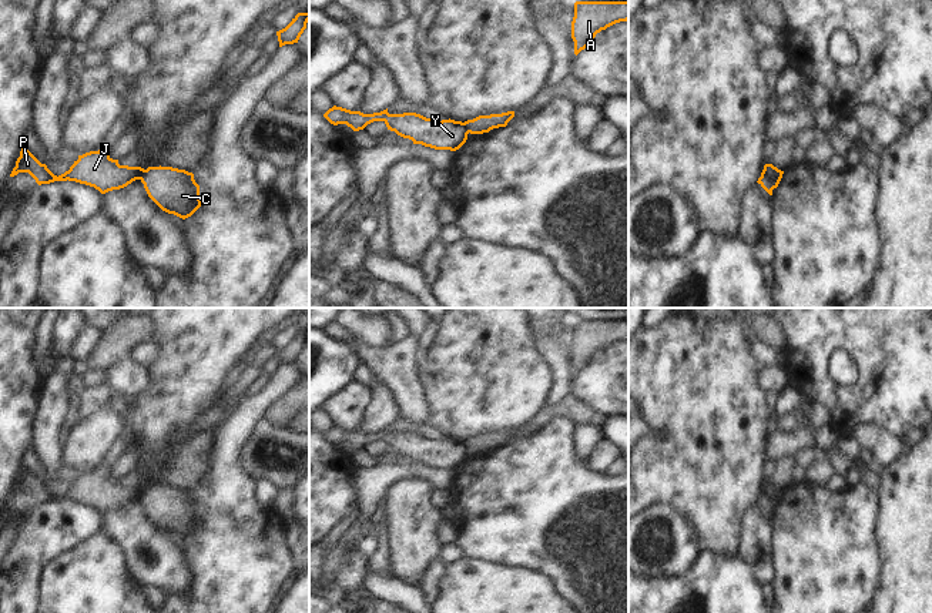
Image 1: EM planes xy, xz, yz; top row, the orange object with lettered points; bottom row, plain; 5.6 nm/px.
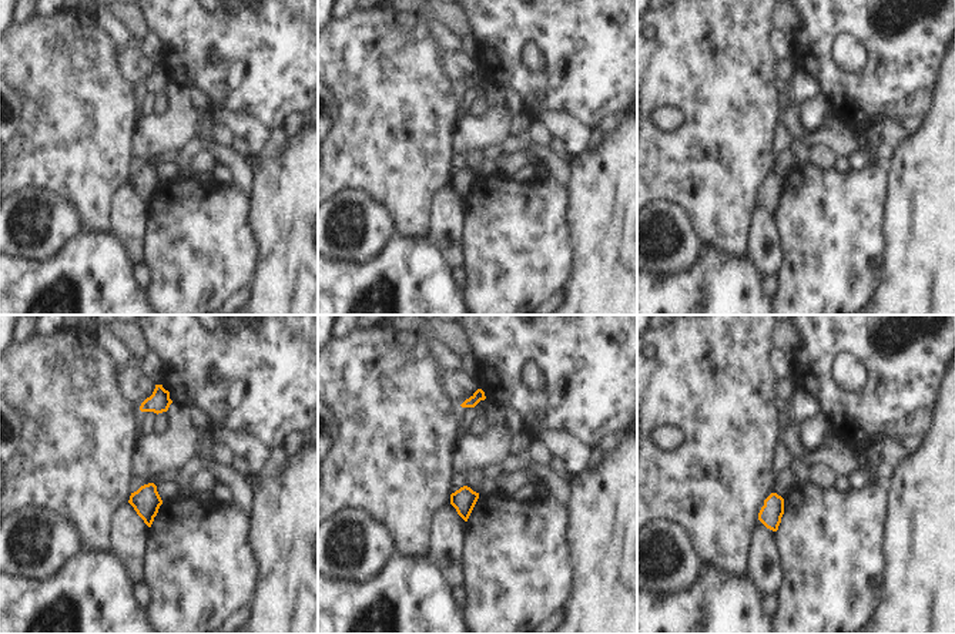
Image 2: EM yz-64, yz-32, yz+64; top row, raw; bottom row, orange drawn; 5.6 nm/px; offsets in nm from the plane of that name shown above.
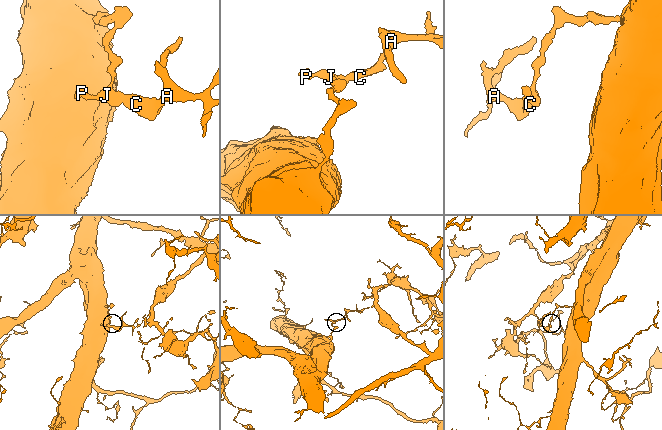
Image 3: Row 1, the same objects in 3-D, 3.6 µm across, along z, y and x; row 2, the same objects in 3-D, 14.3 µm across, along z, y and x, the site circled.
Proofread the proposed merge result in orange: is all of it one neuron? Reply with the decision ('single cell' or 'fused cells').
fused cells

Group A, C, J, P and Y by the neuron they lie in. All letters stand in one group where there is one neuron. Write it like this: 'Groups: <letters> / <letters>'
Groups: A C / J P Y

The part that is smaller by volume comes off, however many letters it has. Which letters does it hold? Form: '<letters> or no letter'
A, C

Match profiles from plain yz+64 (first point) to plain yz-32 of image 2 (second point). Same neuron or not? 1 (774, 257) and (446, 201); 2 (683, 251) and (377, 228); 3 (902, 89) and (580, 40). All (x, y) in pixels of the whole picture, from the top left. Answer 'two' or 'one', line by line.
1: one
2: one
3: one

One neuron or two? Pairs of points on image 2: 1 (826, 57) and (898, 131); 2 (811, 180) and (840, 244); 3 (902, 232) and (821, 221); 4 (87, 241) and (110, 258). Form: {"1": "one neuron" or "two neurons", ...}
{"1": "two neurons", "2": "one neuron", "3": "two neurons", "4": "one neuron"}

